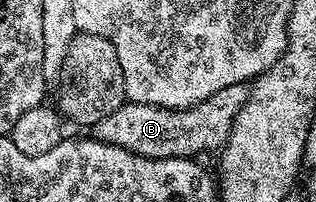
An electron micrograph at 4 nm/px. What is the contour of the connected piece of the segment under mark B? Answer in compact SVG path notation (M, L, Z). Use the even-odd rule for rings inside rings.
M235 83L235 87L223 87L223 91L215 91L211 99L203 99L201 103L195 103L186 109L168 109L167 107L155 107L126 100L119 107L119 111L111 111L107 119L103 119L95 126L96 140L106 141L115 147L123 147L135 155L143 155L151 159L171 159L172 157L196 158L201 152L220 151L225 148L227 139L231 135L231 127L235 115L247 103L250 86L246 83Z

